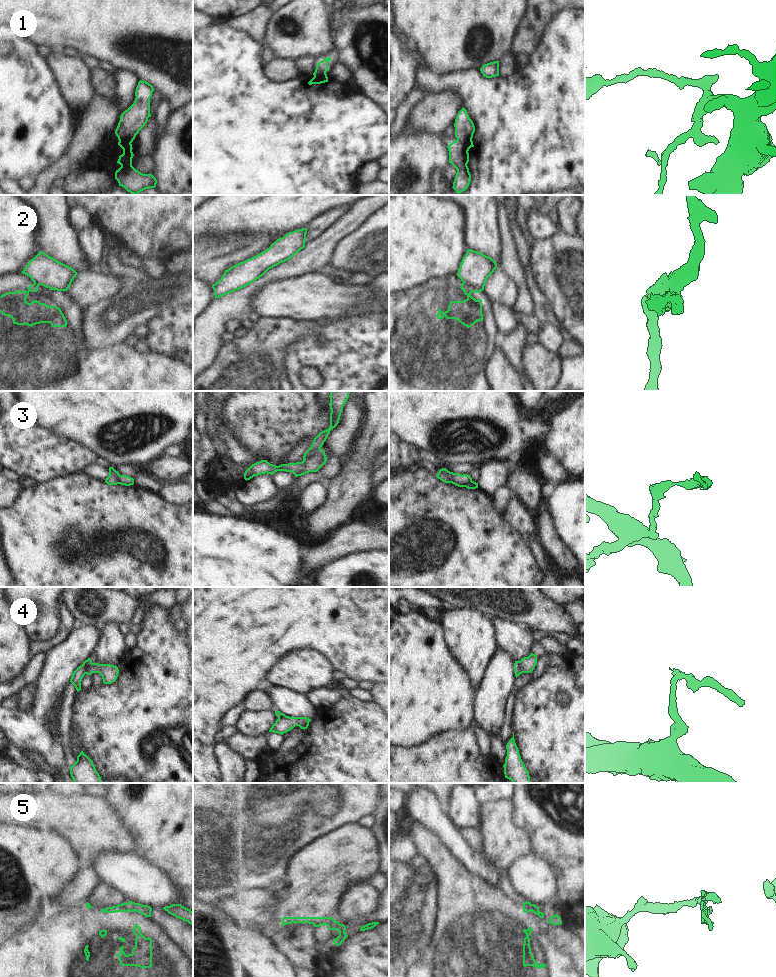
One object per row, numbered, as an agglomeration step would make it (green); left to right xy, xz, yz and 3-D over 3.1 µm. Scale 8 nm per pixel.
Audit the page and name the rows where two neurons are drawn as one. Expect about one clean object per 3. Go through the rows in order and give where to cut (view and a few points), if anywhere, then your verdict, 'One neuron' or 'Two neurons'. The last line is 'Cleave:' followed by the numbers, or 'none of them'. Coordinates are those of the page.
1: Split along yz (457, 139), (462, 142), (471, 140). Two neurons
2: Split along yz (463, 282), (470, 286), (483, 287). Two neurons
3: Split along xz (320, 449), (304, 459). Two neurons
4: Split along yz (518, 661), (522, 672). Two neurons
5: Split along xy (136, 903), (133, 910). Two neurons
Cleave: 1, 2, 3, 4, 5.

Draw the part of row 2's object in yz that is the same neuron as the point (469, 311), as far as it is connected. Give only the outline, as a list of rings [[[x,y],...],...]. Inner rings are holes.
[[[462,283],[460,287],[467,298],[463,301],[451,301],[448,310],[442,312],[440,309],[436,317],[438,319],[455,319],[467,328],[473,326],[477,321],[483,321],[482,300],[476,300],[471,296],[472,292],[478,293],[484,290],[484,287],[470,287],[467,283]]]

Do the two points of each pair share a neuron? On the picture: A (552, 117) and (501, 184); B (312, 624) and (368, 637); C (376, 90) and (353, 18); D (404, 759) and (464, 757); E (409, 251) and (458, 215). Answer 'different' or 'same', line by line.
A: same
B: same
C: same
D: same
E: same

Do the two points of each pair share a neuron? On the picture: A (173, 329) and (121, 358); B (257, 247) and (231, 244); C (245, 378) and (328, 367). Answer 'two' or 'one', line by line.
A: two
B: one
C: two

